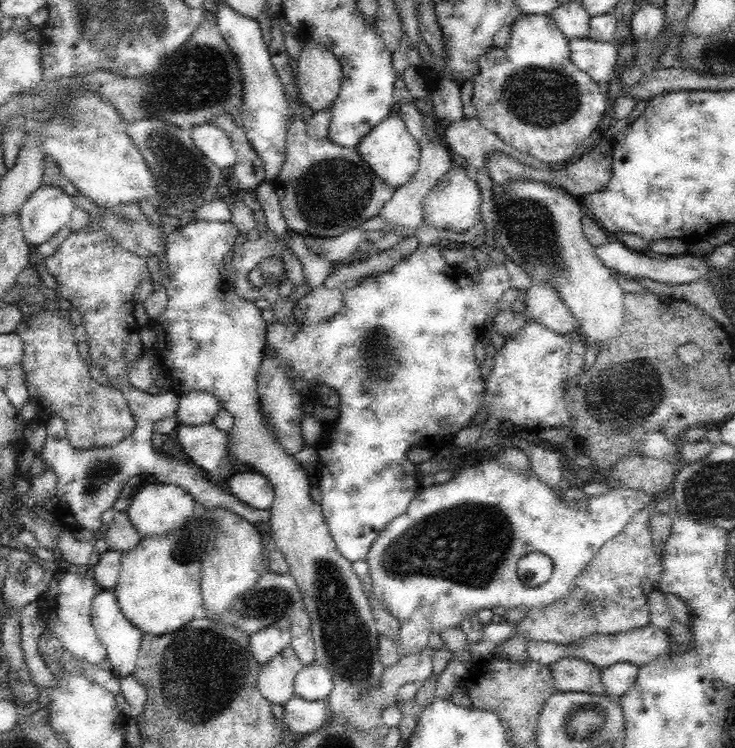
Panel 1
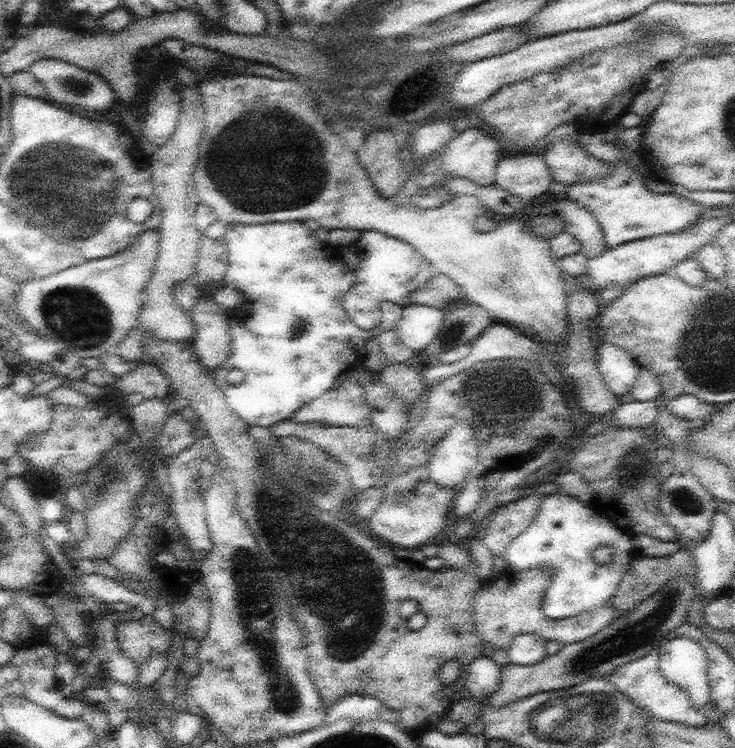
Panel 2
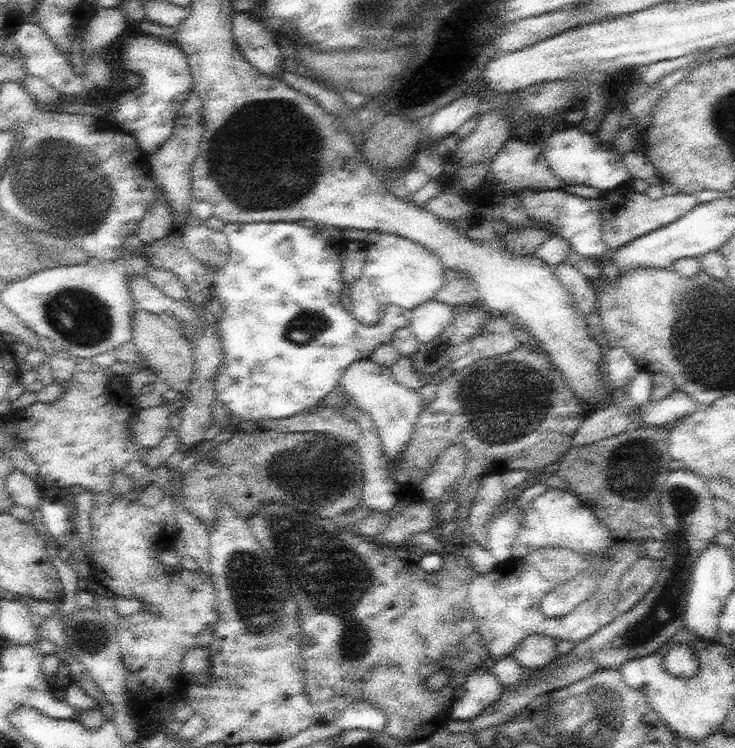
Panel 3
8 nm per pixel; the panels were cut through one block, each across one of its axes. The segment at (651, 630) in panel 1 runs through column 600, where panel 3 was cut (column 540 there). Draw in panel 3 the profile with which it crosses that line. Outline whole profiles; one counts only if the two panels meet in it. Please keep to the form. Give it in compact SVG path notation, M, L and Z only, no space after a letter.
M530 635L516 648L512 656L527 669L544 668L559 656L556 652L557 641L551 636Z

